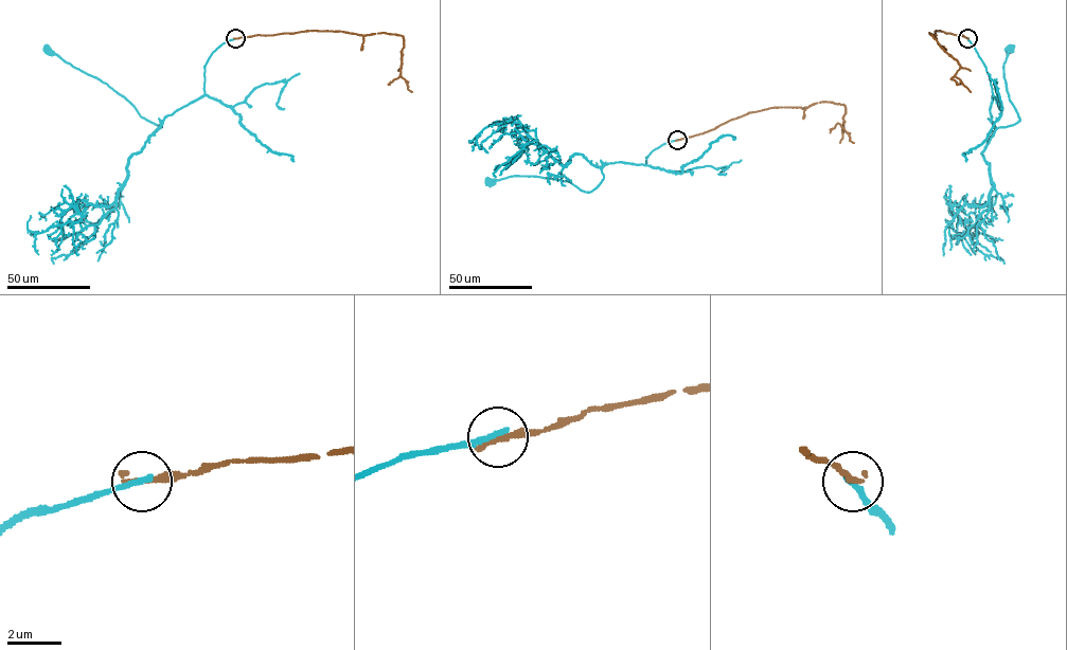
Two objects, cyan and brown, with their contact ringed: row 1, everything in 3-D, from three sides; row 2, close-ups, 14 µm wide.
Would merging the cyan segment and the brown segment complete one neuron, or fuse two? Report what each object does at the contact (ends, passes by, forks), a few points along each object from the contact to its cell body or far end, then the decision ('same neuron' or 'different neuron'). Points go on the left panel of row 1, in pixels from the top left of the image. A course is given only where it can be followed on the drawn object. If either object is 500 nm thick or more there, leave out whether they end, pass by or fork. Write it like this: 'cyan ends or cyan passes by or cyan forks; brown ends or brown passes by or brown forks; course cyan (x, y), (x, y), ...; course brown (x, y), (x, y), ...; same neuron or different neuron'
cyan ends; brown ends; course cyan (234, 38), (220, 44), (208, 59), (205, 94), (167, 115), (159, 128), (106, 84), (48, 53), (47, 49); course brown (234, 38), (307, 31), (399, 35), (404, 40), (399, 76), (412, 92); different neuron

